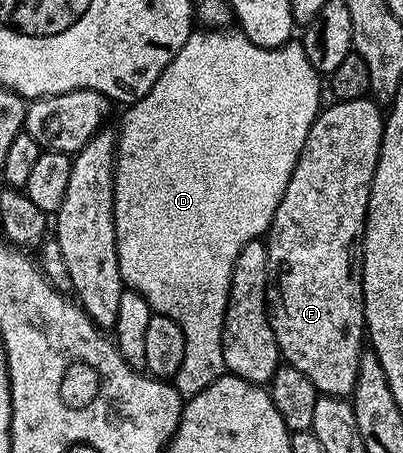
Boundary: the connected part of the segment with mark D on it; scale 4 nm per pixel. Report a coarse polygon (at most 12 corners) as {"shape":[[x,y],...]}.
{"shape":[[196,29],[116,133],[121,279],[226,315],[320,102]]}

